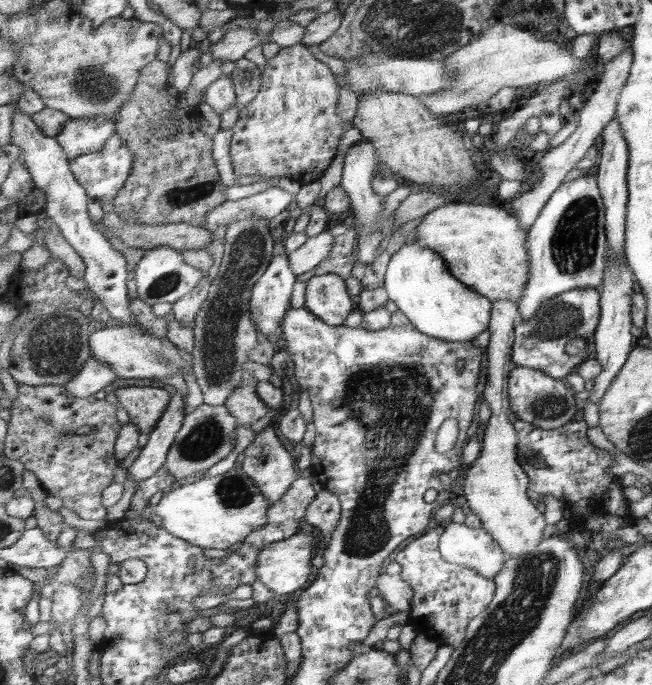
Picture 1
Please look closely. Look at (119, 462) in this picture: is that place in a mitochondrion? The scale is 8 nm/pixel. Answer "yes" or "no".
no

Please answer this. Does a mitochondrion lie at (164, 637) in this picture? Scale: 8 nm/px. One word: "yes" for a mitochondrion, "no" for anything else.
yes

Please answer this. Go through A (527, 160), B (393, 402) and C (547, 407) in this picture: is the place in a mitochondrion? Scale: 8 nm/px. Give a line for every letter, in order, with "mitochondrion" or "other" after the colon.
A: other
B: mitochondrion
C: mitochondrion

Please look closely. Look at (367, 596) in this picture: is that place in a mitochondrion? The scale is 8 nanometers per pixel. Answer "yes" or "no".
no

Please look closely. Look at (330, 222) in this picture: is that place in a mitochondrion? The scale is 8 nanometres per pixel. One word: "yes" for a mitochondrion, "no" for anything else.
no

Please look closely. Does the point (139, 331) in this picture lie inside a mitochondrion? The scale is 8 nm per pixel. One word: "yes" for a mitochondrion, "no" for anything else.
no

